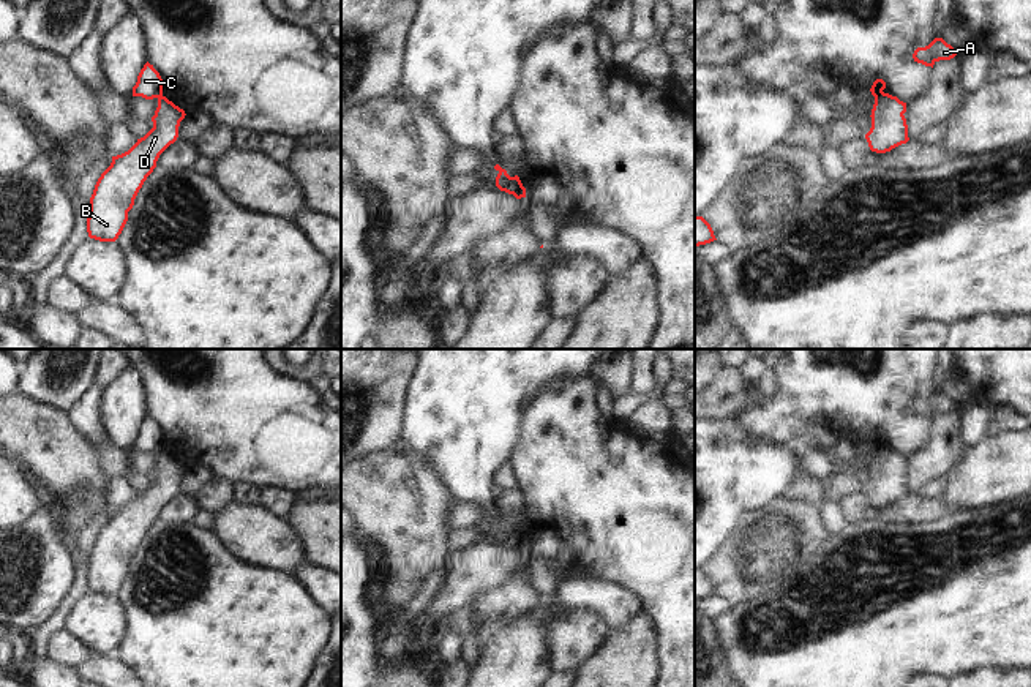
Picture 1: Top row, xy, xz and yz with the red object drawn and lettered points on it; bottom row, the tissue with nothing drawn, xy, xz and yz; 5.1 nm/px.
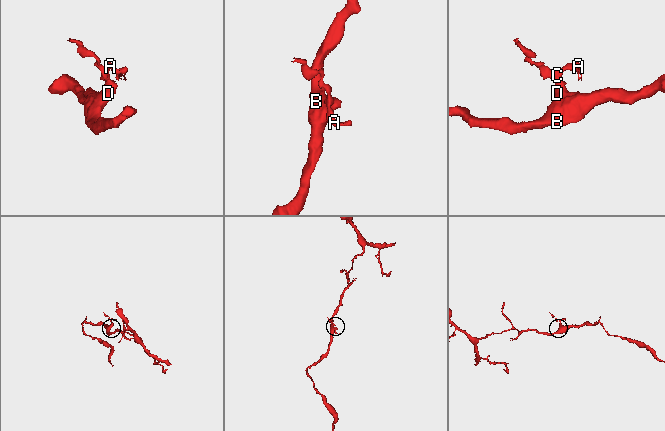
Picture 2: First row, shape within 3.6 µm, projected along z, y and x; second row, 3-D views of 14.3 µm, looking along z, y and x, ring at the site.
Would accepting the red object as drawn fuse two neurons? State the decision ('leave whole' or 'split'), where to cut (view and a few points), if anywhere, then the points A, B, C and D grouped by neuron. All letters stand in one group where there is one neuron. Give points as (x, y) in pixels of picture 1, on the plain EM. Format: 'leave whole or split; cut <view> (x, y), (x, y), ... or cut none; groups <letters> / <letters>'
split; cut xz (512, 531), (502, 544); groups A C / B D

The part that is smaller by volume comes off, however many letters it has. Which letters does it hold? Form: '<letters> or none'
A, C

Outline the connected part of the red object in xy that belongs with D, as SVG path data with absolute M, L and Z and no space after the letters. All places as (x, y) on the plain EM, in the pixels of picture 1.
M158 450L158 461L152 471L153 482L128 505L112 510L111 520L95 539L87 572L90 592L99 595L118 592L139 543L156 521L159 509L177 494L185 469L185 464L166 450Z

